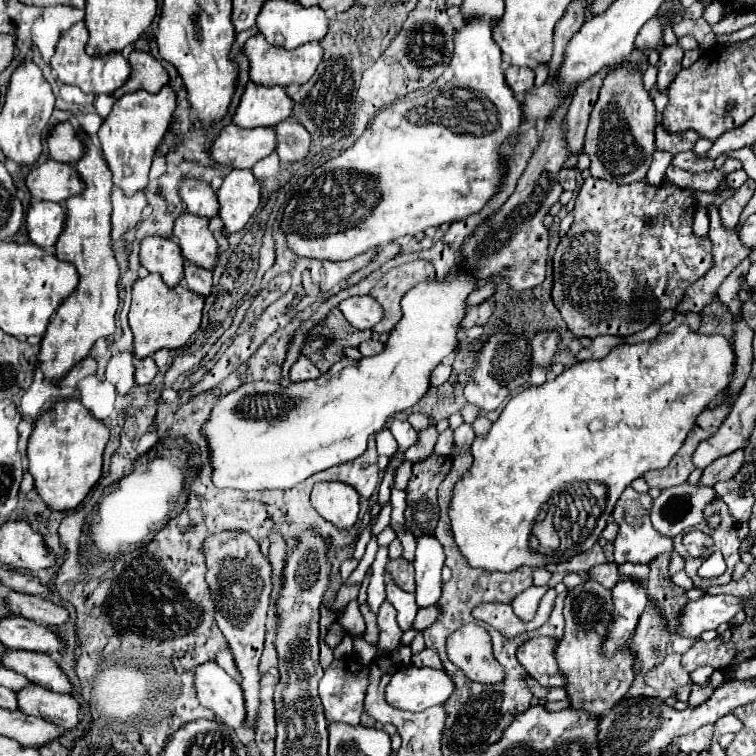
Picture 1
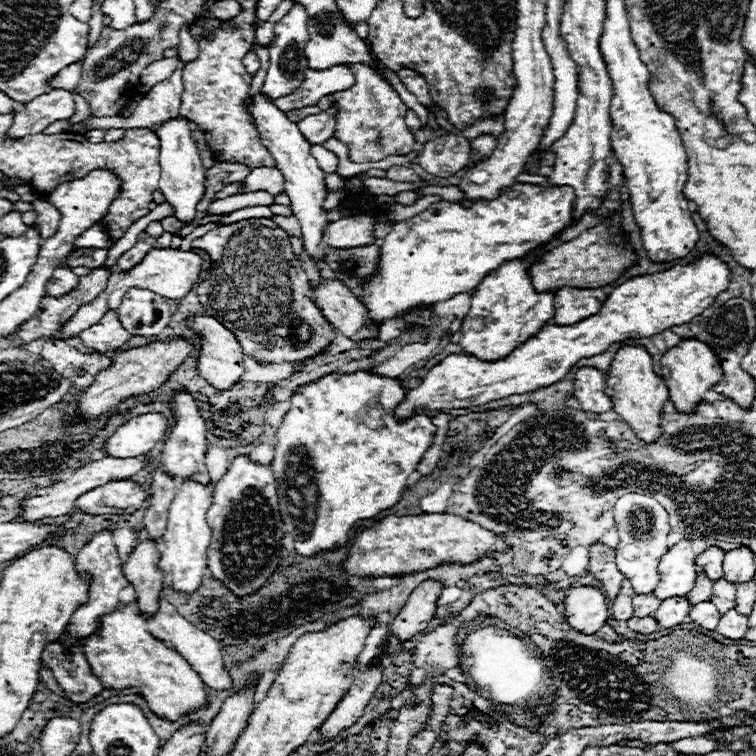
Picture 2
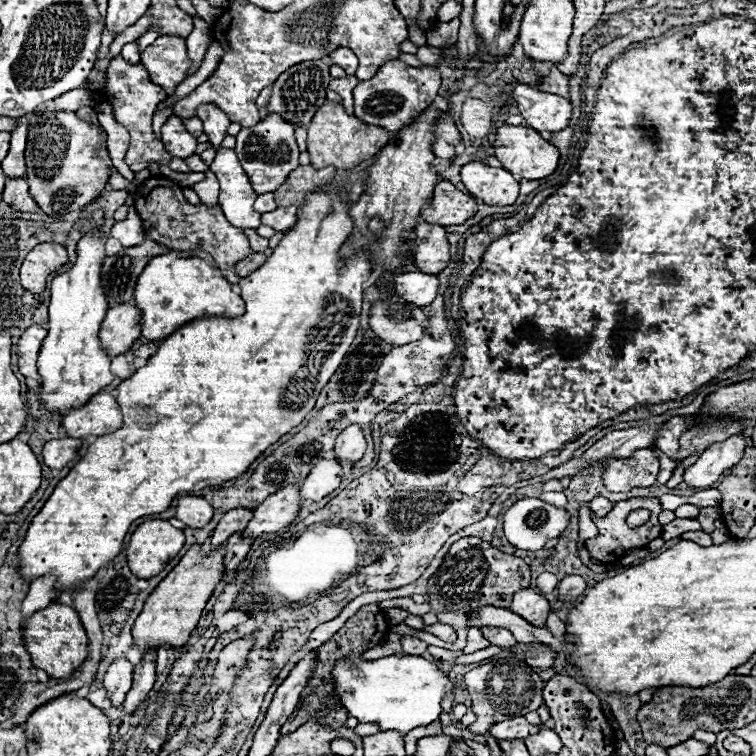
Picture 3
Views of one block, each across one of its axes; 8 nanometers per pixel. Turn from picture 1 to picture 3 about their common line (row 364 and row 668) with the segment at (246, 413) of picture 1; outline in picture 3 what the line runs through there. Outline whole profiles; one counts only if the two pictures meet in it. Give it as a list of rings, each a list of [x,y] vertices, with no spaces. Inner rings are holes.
[[[348,654],[348,658],[336,662],[332,682],[334,694],[340,698],[348,716],[354,716],[360,724],[378,724],[382,732],[398,730],[402,734],[438,720],[444,694],[454,690],[450,678],[444,678],[434,662],[408,654],[378,660],[364,660],[362,654]]]

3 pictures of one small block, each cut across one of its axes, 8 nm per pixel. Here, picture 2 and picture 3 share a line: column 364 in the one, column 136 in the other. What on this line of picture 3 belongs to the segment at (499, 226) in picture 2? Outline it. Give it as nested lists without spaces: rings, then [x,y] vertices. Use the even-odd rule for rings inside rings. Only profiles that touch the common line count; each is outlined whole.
[[[170,250],[154,256],[136,282],[134,302],[142,312],[142,336],[148,340],[164,340],[174,330],[188,324],[188,320],[202,316],[236,318],[244,314],[244,300],[232,292],[232,284],[224,278],[222,270],[194,252],[188,254],[190,256]]]

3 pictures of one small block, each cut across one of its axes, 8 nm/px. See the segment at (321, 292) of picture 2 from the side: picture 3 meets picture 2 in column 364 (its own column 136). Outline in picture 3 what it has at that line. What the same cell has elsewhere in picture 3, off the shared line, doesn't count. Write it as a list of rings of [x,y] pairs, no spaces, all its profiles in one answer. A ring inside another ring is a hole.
[[[132,302],[110,308],[100,330],[100,344],[104,344],[108,356],[128,352],[132,342],[140,338],[140,324],[140,310]]]

